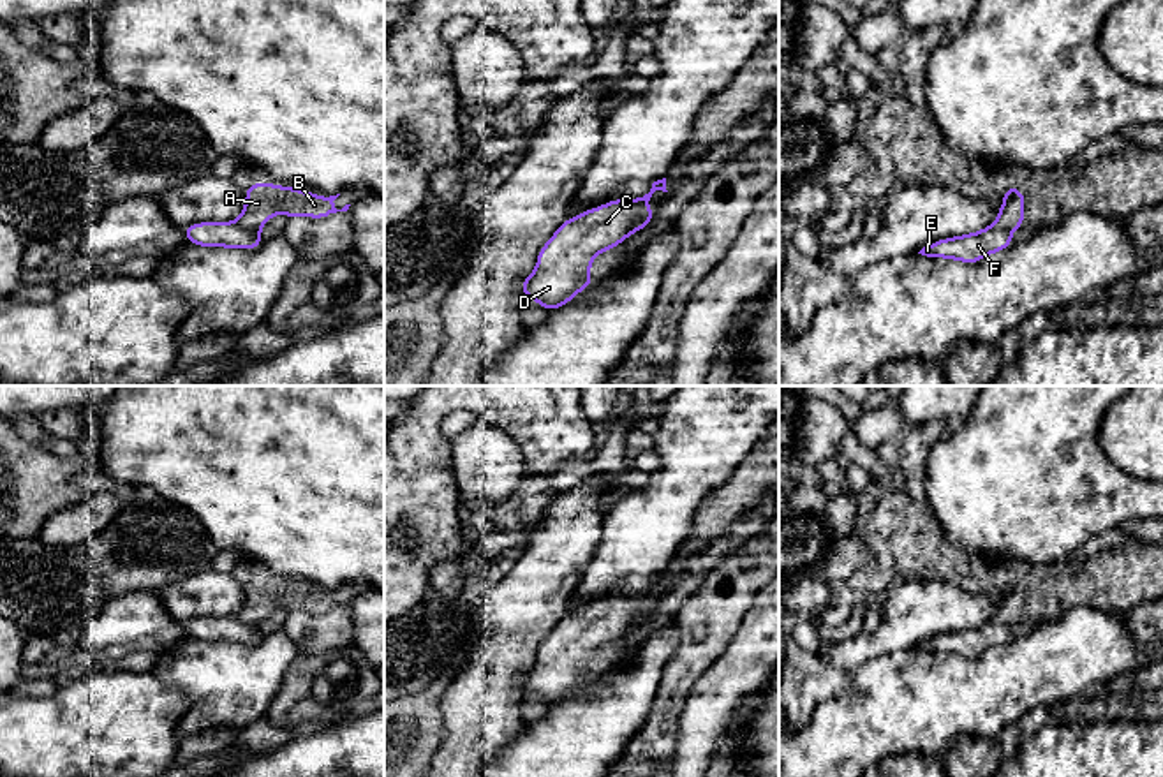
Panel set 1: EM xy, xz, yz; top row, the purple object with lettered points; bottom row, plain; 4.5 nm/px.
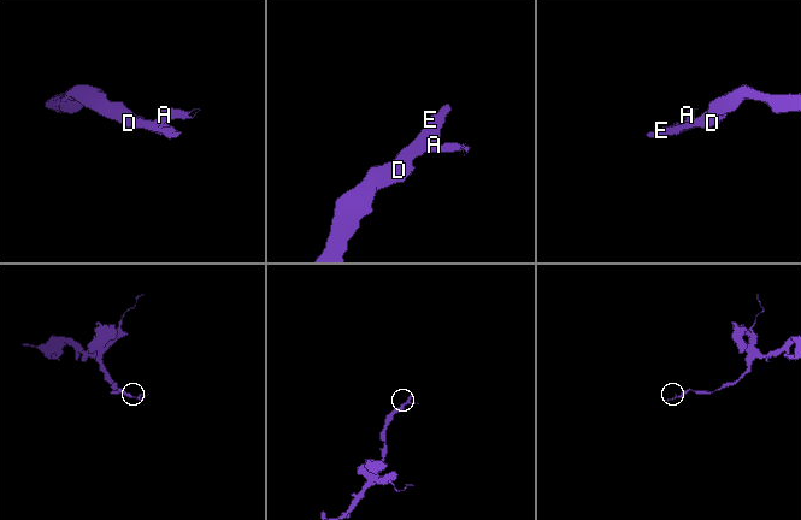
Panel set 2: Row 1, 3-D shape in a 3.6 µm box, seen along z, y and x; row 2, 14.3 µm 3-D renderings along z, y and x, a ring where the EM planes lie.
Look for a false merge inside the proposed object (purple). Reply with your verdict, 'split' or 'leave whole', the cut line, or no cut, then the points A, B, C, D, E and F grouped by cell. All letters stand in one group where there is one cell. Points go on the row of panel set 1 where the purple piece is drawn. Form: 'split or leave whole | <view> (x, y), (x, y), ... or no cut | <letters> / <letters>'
split | xz (651, 210), (628, 233) | A B / C D E F

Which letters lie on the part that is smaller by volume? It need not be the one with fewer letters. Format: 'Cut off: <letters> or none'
Cut off: A, B

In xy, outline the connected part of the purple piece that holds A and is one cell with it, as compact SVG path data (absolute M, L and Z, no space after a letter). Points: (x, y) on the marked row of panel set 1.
M248 183L245 208L236 222L247 229L261 229L275 213L282 213L287 218L294 215L310 218L330 217L337 211L347 211L351 206L345 204L342 210L337 210L333 201L338 196L322 197L275 183Z

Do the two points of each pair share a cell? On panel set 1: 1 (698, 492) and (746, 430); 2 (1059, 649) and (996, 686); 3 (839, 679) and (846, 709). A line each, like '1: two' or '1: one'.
1: one
2: one
3: two

